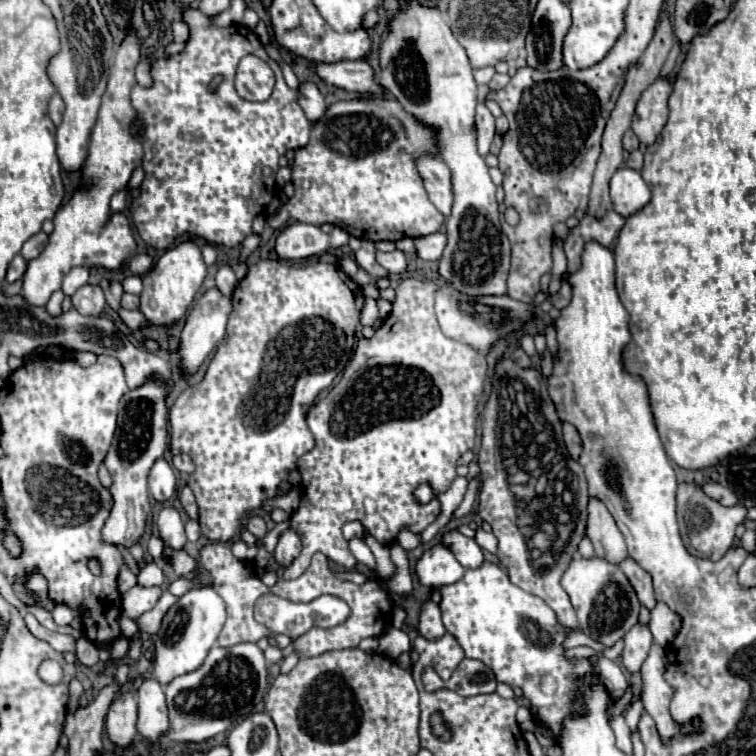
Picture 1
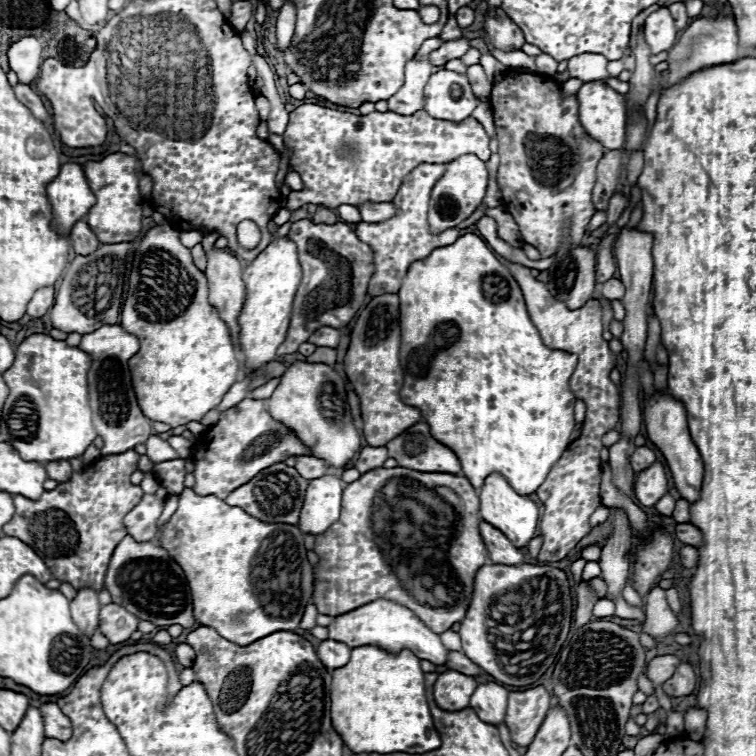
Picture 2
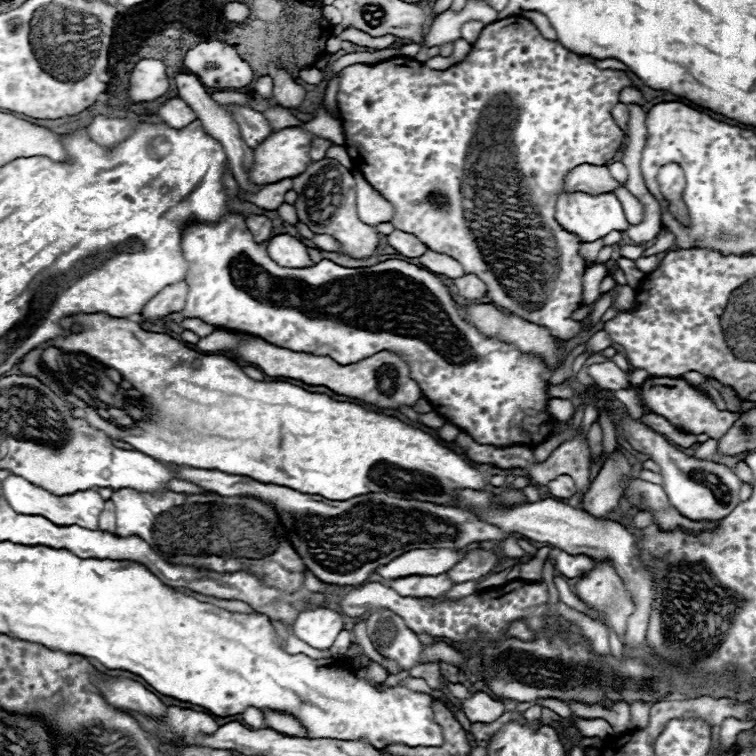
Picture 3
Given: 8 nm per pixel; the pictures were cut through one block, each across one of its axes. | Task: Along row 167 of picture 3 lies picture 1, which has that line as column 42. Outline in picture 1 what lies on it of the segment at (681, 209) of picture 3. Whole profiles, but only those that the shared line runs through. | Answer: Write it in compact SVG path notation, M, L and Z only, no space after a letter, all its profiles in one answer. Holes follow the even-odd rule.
M46 660L46 662L42 662L42 666L40 666L40 678L44 680L44 682L48 682L48 684L56 684L56 682L60 682L60 678L62 678L62 668L60 668L60 664L56 662L56 660Z

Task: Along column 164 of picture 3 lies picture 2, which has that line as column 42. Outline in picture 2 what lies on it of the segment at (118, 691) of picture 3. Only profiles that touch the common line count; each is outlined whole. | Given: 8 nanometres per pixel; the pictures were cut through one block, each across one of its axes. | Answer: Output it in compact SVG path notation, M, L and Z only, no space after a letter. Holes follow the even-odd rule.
M48 702L40 706L44 714L44 724L46 724L46 738L56 738L56 740L68 740L72 736L72 726L70 720L62 714L62 710L54 704Z

